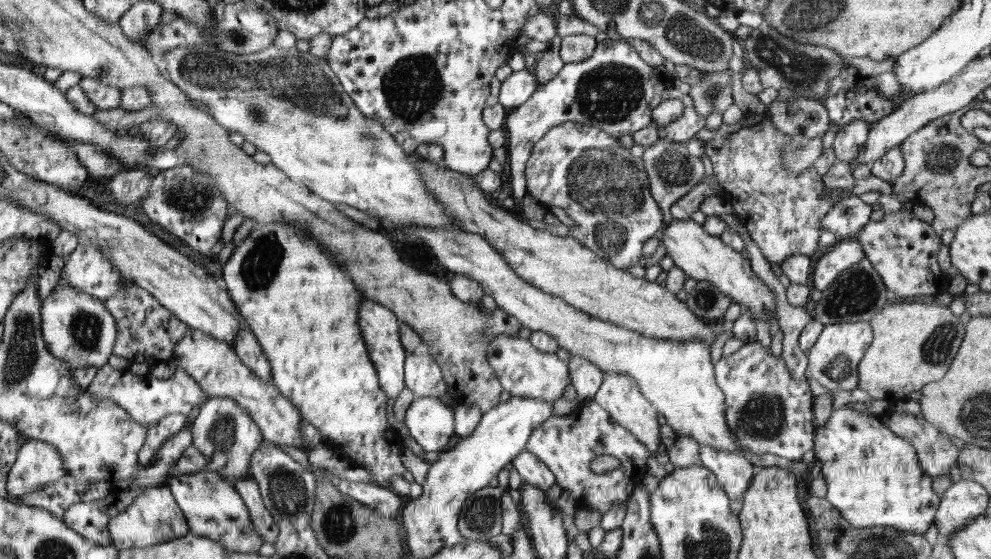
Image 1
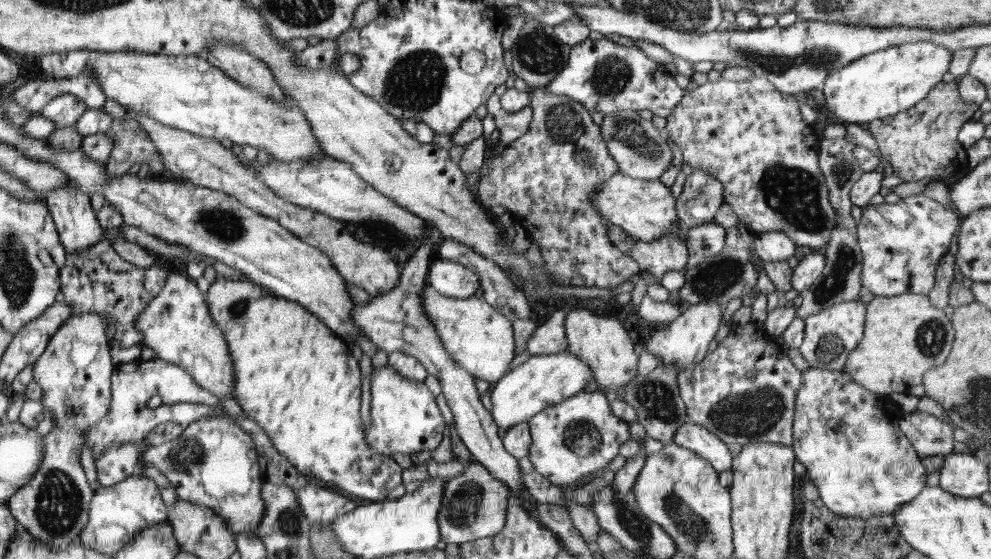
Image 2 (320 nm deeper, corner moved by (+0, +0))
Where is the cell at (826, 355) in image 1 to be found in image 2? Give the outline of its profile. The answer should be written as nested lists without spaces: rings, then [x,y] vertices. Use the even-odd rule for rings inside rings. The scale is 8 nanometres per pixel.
[[[854,300],[854,302],[834,304],[832,308],[826,308],[822,312],[807,316],[804,319],[804,338],[799,346],[806,362],[810,363],[812,368],[826,370],[833,367],[836,372],[845,370],[850,351],[853,351],[862,340],[866,310],[867,306],[865,304]]]

